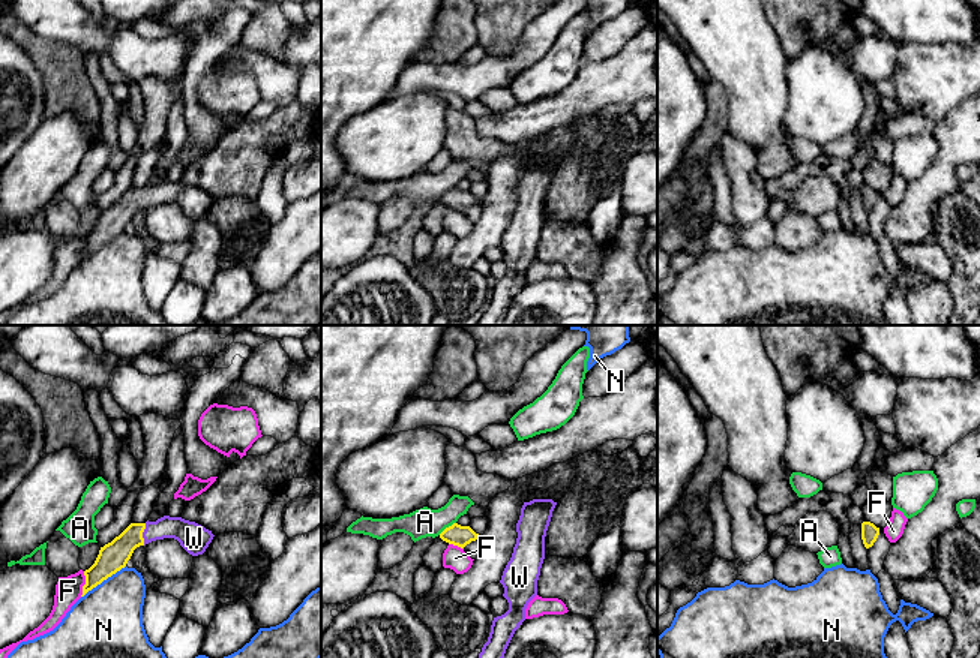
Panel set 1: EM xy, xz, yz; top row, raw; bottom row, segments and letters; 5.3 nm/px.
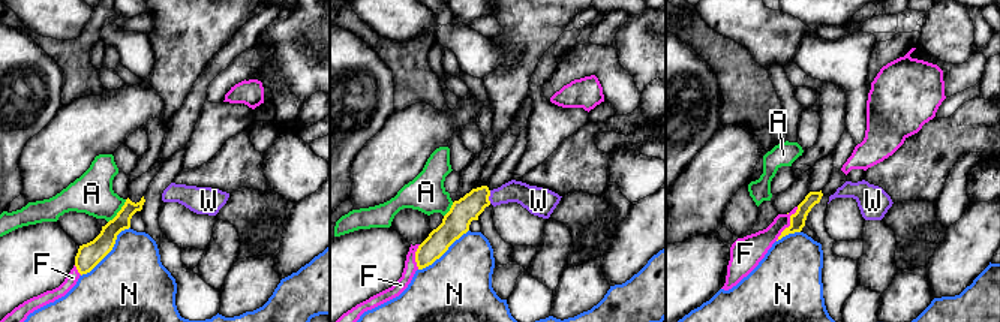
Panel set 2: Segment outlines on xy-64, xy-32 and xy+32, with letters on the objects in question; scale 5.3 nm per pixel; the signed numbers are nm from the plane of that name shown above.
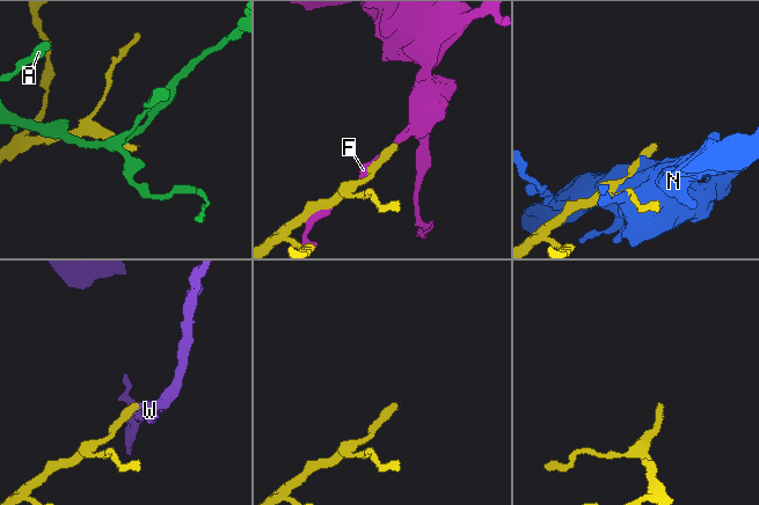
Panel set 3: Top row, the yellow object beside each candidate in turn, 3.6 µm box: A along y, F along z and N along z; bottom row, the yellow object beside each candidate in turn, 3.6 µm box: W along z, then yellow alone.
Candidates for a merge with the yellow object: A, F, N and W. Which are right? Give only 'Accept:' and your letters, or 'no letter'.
Accept: W

